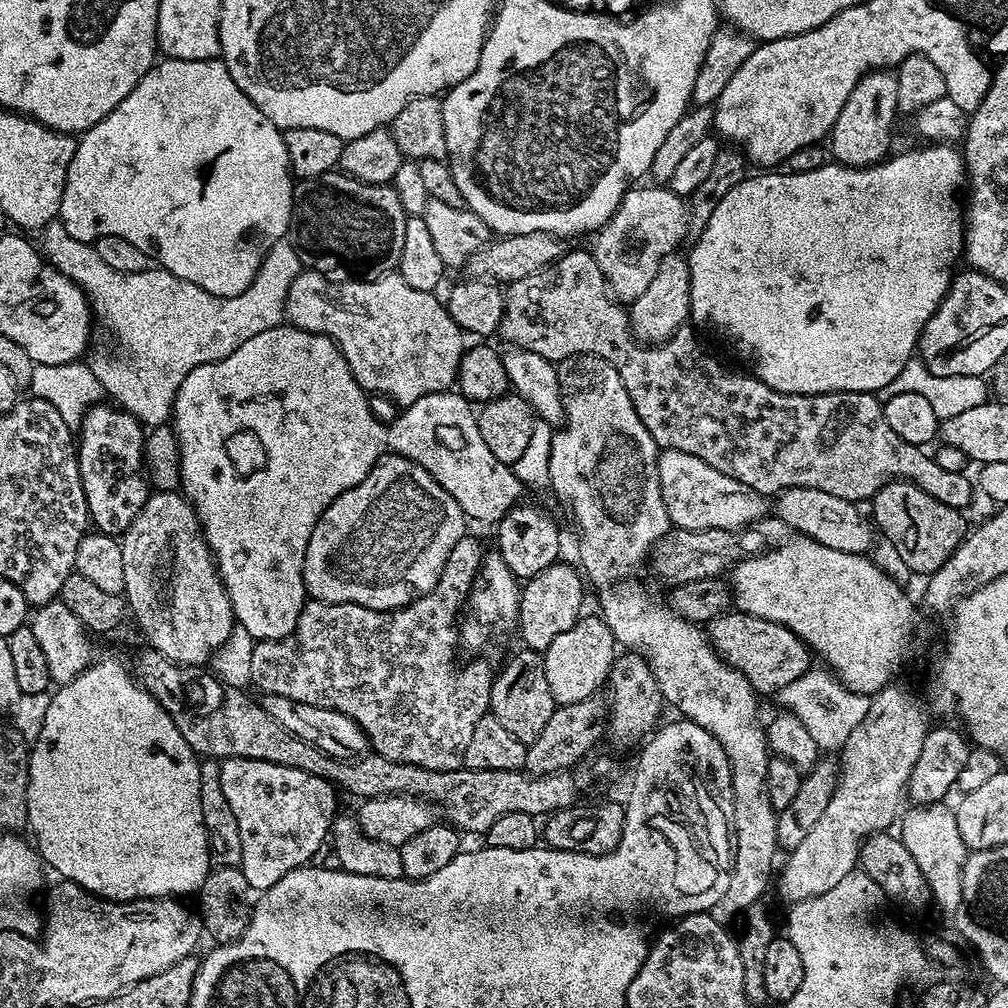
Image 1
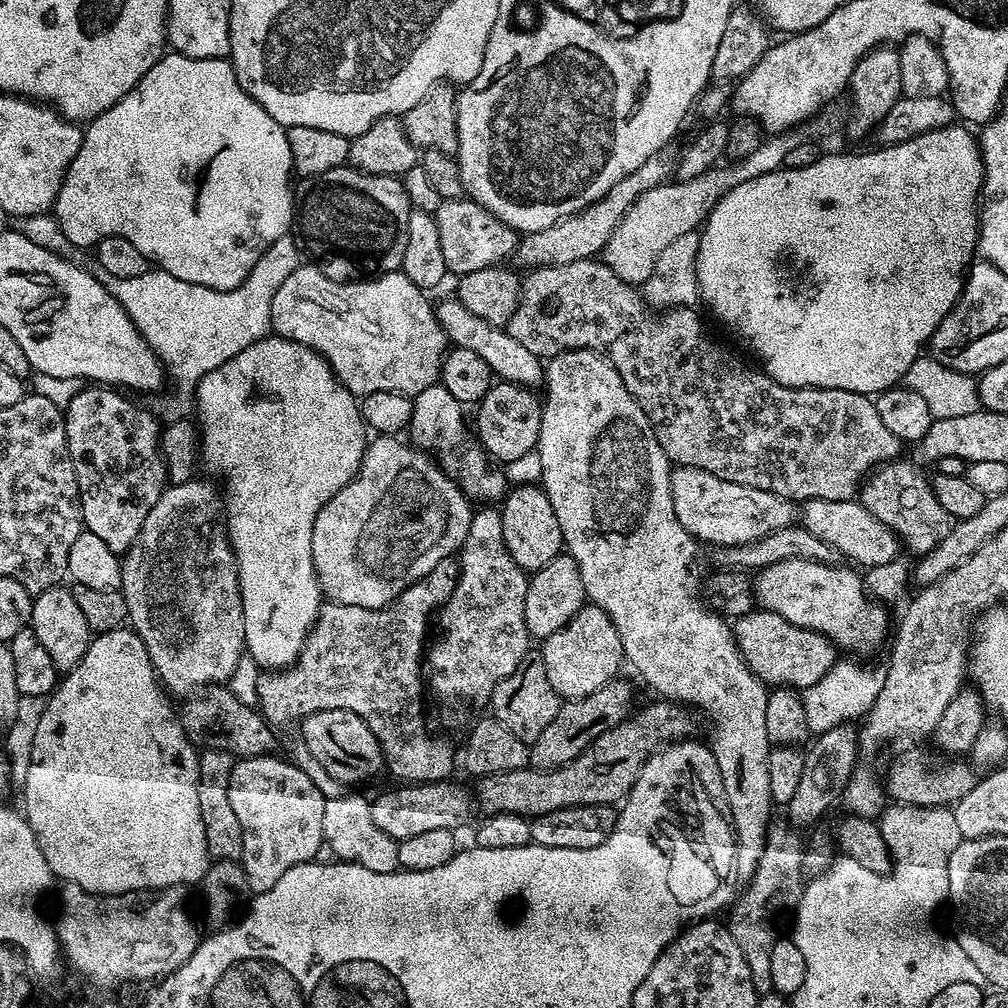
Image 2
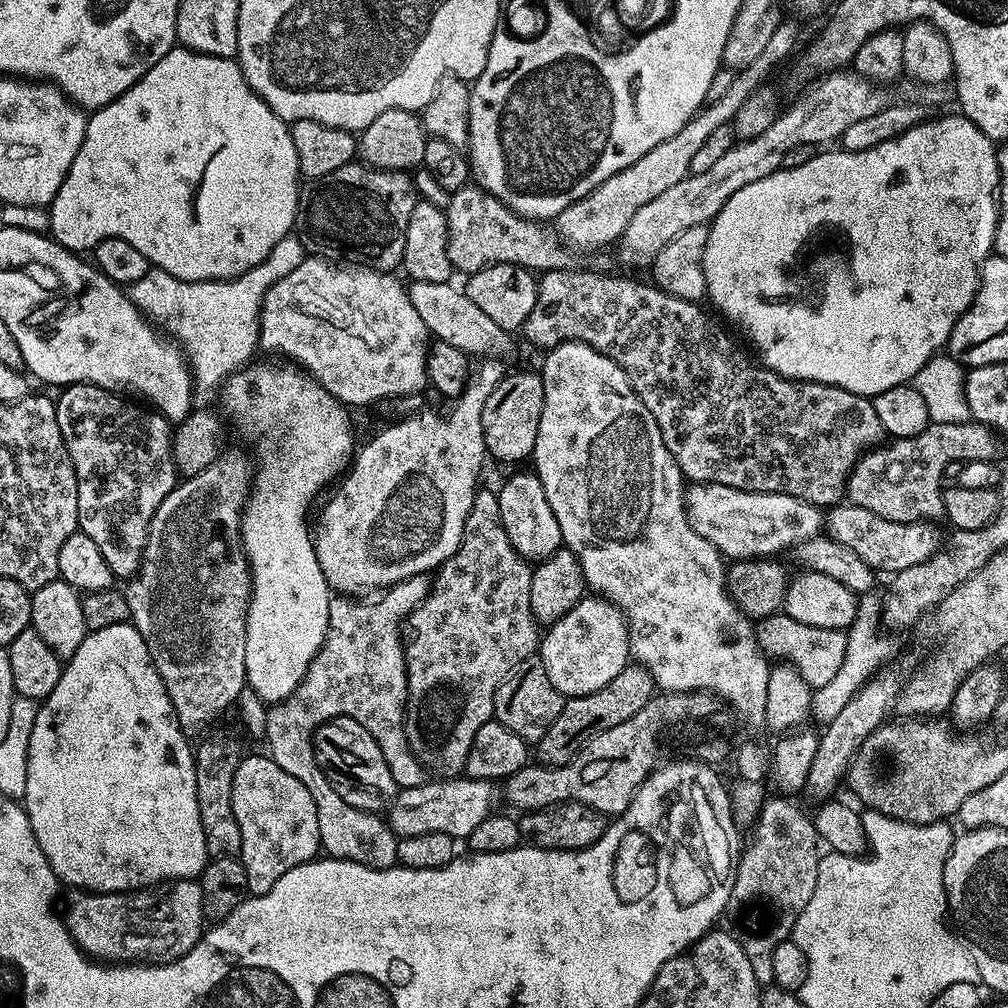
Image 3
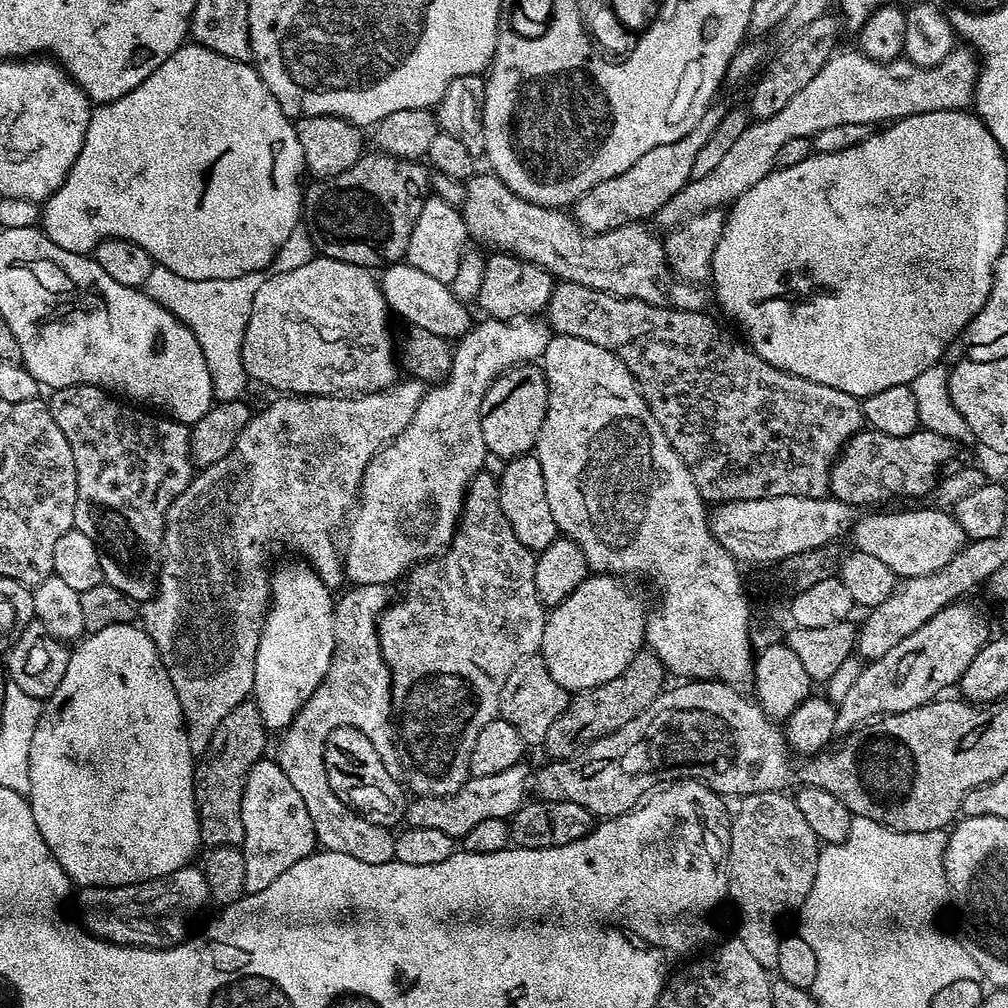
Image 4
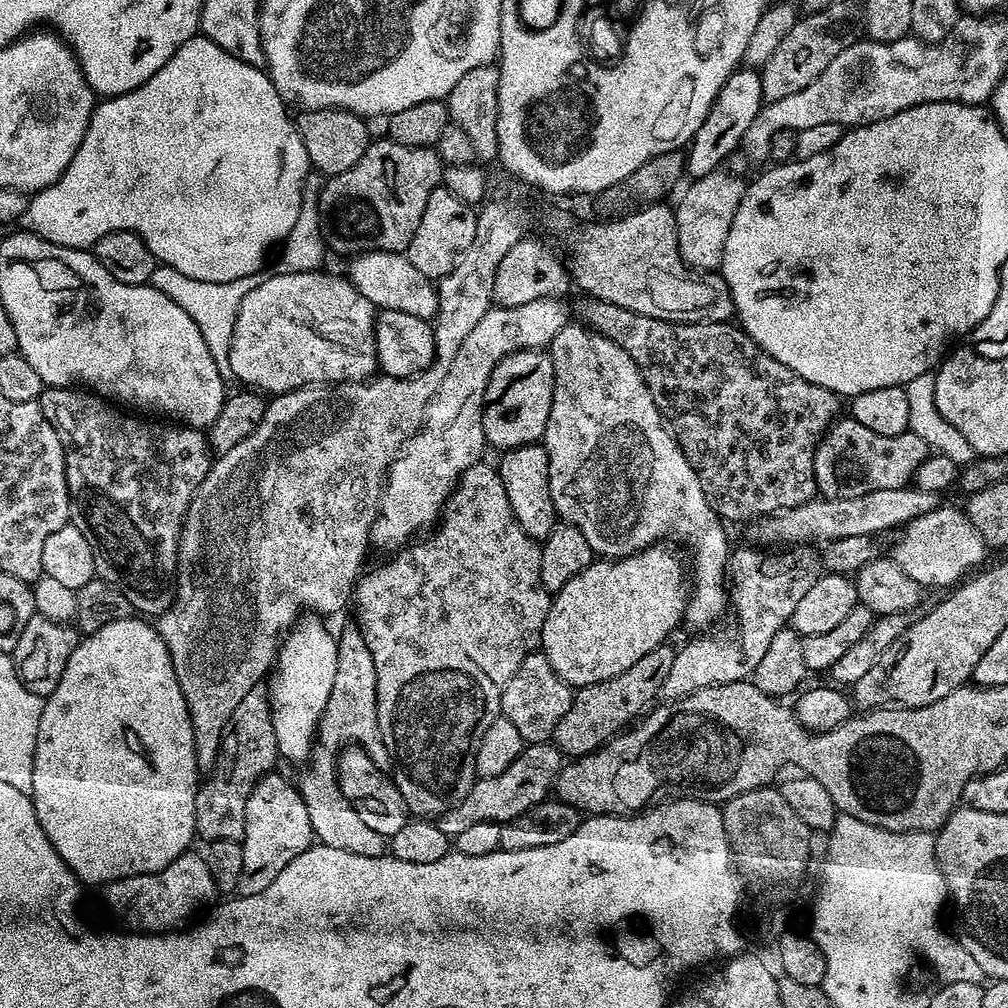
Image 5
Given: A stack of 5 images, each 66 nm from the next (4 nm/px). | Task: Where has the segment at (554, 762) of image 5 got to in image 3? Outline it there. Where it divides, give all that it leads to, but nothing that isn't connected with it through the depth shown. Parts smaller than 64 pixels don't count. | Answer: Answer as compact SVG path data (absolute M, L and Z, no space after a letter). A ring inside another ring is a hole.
M432 778L422 785L400 788L386 809L386 821L397 837L414 834L446 834L466 838L482 818L493 815L498 788L490 780Z

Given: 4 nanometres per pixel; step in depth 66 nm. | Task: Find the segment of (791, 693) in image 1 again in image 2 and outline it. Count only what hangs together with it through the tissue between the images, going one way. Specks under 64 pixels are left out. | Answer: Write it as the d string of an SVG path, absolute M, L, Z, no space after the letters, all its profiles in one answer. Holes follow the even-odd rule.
M837 659L823 678L803 691L801 700L806 710L809 733L817 736L838 725L851 723L866 716L877 701L878 693L884 684L883 671L870 672L852 660Z

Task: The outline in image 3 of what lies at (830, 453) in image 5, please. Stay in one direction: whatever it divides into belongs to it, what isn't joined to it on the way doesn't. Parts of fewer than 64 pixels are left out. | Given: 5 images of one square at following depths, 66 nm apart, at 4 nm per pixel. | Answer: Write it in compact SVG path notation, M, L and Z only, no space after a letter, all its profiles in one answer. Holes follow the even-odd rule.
M975 422L929 423L922 434L914 434L901 440L889 439L883 446L864 453L852 467L846 485L847 503L862 506L862 510L870 510L878 514L878 518L890 518L890 522L918 524L943 521L945 514L942 481L946 462L961 459L964 453L960 452L988 454L996 444L995 439L997 437L991 428Z

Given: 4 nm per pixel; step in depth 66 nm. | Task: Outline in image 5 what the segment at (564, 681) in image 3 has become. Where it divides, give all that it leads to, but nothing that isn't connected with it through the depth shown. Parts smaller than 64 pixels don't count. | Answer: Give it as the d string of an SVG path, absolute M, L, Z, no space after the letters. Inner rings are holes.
M661 542L653 544L651 548L644 548L641 552L635 552L633 556L593 559L592 564L586 566L586 570L582 570L574 578L570 578L570 582L566 582L566 586L562 586L562 590L552 596L552 604L548 608L546 622L542 622L539 651L544 653L544 656L550 662L550 666L554 666L554 674L558 674L558 678L562 678L573 689L585 688L598 682L606 682L606 678L614 678L618 674L630 670L630 666L634 666L634 662L638 662L638 658L642 658L642 654L650 654L650 650L654 650L659 644L665 643L669 639L668 635L679 624L682 624L684 607L688 604L690 588L686 583L685 565L684 568L680 565L679 558L667 548L668 546L667 543Z

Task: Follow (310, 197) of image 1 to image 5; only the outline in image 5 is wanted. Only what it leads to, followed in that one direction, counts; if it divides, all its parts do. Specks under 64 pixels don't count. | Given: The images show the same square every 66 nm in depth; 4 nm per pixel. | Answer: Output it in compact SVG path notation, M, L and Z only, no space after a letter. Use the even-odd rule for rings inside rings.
M391 138L383 139L373 139L366 154L362 154L362 158L358 158L358 162L350 166L350 170L342 170L342 174L329 176L321 183L320 195L315 199L316 209L320 219L320 232L331 251L333 248L336 252L348 252L347 254L407 253L414 238L414 230L418 230L418 222L422 222L422 210L426 210L426 201L436 188L441 187L442 161L435 147L415 148L402 146Z

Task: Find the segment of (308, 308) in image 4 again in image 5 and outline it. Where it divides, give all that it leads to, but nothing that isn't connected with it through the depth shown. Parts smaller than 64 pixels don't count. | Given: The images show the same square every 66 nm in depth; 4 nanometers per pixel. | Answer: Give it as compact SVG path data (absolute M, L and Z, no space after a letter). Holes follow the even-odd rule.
M324 270L303 272L302 274L276 272L271 275L266 277L265 280L261 279L256 283L254 290L250 290L250 294L246 294L246 298L242 298L242 306L238 306L238 318L234 322L234 330L232 331L227 371L229 373L233 372L244 383L241 385L247 386L252 390L259 390L264 394L279 394L282 392L292 392L296 388L346 384L350 380L366 380L377 371L376 318L378 312L377 309L372 307L372 303L355 288L351 280L345 278L343 275L340 275L341 277L327 276Z

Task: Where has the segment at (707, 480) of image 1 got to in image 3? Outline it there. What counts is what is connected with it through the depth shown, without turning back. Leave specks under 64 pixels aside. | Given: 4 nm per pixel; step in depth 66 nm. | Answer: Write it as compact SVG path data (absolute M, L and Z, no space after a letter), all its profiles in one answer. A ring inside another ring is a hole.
M689 483L684 493L684 508L688 512L690 526L694 526L706 542L713 544L721 556L732 562L772 558L780 554L776 552L787 553L798 542L819 536L826 528L826 516L821 509L802 498L781 492L747 492L730 486Z

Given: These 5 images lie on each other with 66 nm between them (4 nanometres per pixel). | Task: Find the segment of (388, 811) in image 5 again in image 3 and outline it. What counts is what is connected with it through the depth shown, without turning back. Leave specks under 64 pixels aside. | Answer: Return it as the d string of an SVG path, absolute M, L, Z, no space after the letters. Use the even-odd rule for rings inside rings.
M336 716L320 724L312 738L313 752L322 774L338 795L362 812L380 814L392 803L398 791L396 780L370 730L349 716Z

